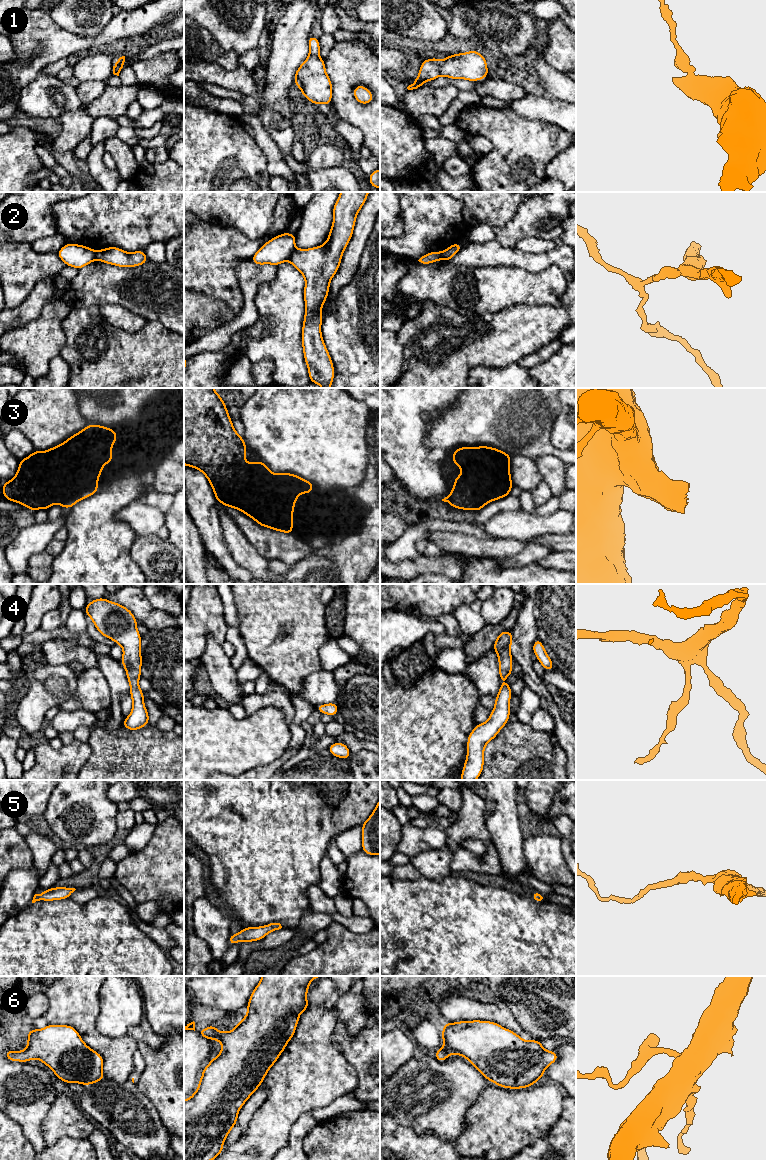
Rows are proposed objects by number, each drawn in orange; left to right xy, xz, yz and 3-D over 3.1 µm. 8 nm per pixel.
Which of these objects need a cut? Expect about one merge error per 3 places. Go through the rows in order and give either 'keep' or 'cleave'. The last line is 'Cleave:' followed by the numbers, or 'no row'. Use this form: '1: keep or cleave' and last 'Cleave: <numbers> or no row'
1: cleave
2: cleave
3: keep
4: keep
5: keep
6: keep
Cleave: 1, 2

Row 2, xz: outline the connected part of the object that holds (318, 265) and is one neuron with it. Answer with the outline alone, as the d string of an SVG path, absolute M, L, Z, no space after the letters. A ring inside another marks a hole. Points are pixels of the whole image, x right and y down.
M341 192L333 207L333 224L327 242L310 249L296 249L288 259L305 279L302 348L310 382L322 388L331 387L334 366L321 333L321 310L329 293L330 281L337 273L353 235L357 214L369 193Z

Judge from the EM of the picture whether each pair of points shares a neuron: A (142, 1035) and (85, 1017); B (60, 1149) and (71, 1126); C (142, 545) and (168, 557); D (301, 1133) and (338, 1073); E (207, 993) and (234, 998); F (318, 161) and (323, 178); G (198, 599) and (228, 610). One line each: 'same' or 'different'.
A: different
B: different
C: same
D: different
E: same
F: different
G: different

